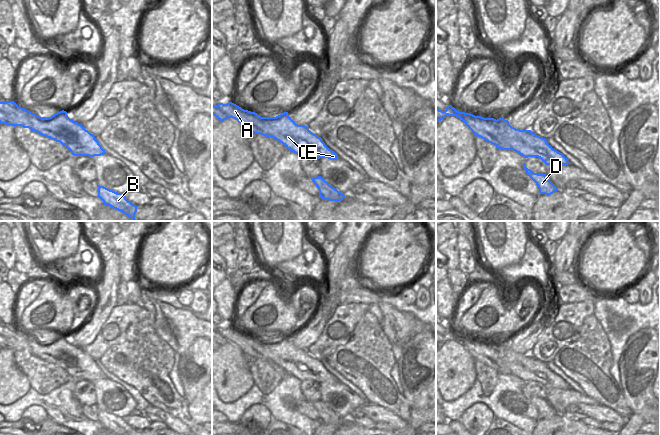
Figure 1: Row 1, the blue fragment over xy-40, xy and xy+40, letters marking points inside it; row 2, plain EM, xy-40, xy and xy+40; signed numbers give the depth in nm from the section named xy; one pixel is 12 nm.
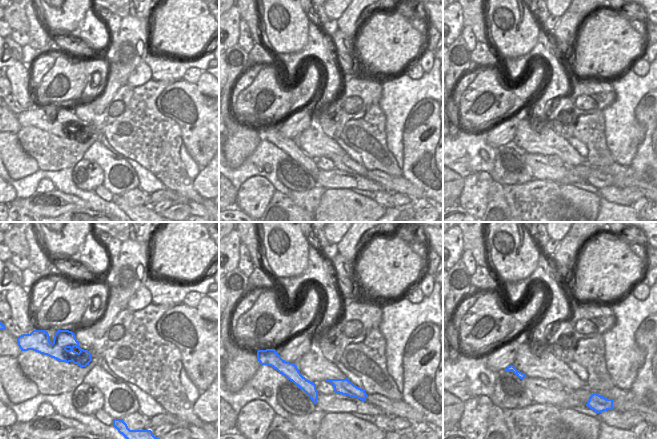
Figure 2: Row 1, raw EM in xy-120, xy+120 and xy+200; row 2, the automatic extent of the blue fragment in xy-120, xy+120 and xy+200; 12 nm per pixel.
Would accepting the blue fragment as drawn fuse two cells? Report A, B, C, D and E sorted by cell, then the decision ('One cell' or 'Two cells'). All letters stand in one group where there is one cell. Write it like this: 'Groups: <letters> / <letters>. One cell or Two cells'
Groups: A C E / B D. Two cells

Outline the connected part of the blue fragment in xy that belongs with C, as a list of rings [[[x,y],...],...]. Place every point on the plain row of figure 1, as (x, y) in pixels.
[[[288,336],[276,341],[265,341],[265,347],[278,353],[279,366],[300,381],[313,380],[317,383],[338,383],[338,379],[329,373],[321,361],[312,357],[307,350],[296,348]]]

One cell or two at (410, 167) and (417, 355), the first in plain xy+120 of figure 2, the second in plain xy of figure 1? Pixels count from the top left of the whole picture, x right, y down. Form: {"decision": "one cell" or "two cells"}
{"decision": "one cell"}

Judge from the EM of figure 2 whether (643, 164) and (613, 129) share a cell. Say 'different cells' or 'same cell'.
different cells

